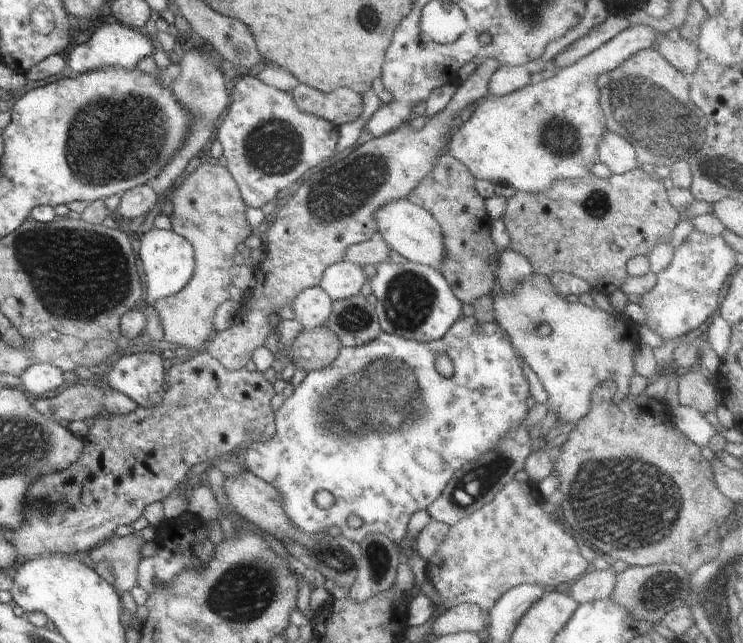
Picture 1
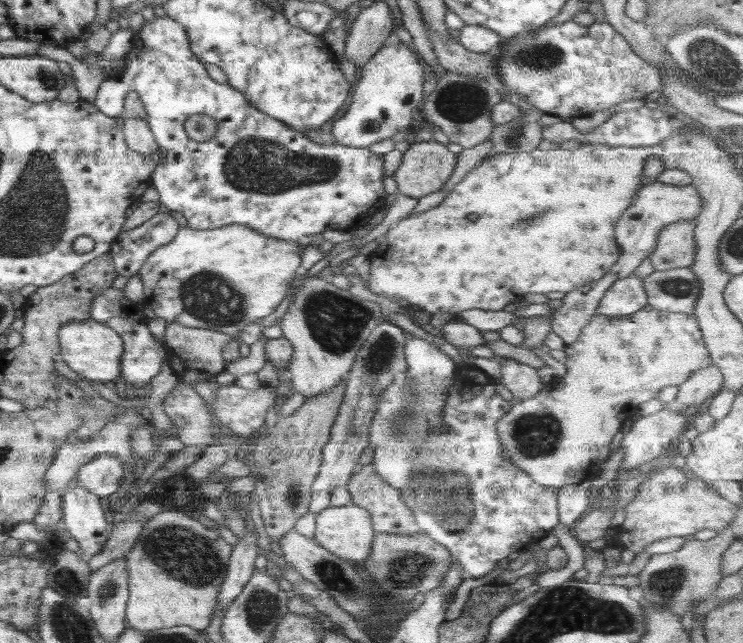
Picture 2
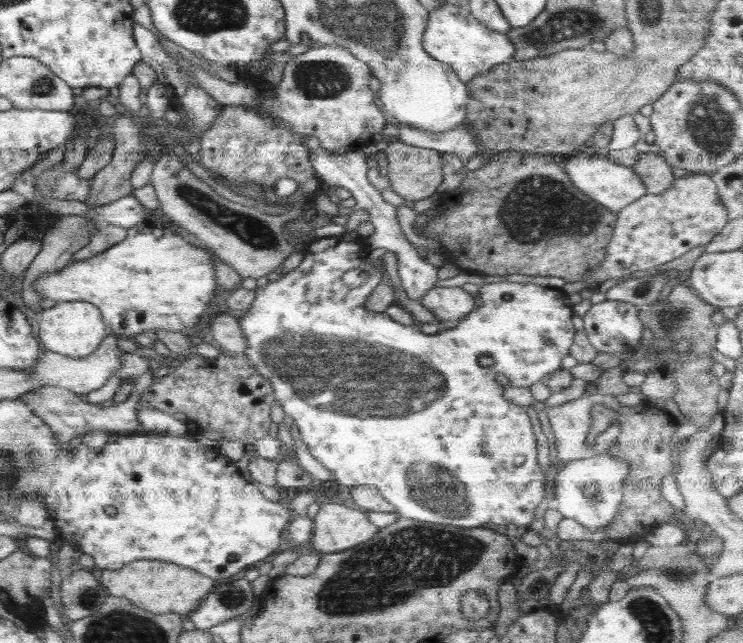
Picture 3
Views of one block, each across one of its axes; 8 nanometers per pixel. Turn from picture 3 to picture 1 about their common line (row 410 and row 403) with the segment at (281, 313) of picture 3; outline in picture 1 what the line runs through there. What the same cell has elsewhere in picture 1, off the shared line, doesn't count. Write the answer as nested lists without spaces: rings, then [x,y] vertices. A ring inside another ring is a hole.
[[[462,315],[451,329],[437,341],[415,341],[398,335],[388,334],[380,331],[379,335],[370,342],[355,347],[340,347],[339,355],[336,360],[326,368],[313,370],[306,373],[302,382],[295,388],[290,398],[285,398],[284,404],[276,412],[276,432],[274,436],[267,441],[254,441],[247,445],[244,454],[241,454],[241,461],[247,467],[248,471],[254,473],[258,478],[264,479],[272,486],[275,486],[281,494],[283,500],[283,509],[286,511],[287,519],[292,521],[303,533],[313,535],[314,533],[325,533],[331,530],[332,524],[342,526],[342,534],[350,540],[356,540],[357,543],[364,538],[369,532],[384,533],[392,542],[399,543],[407,531],[410,517],[418,511],[425,511],[440,494],[443,493],[444,487],[448,484],[450,477],[461,467],[469,462],[475,461],[478,457],[490,452],[496,445],[501,442],[503,437],[509,434],[511,429],[516,429],[525,422],[529,407],[526,400],[530,395],[529,382],[524,375],[524,370],[518,361],[518,355],[515,348],[510,342],[509,336],[502,330],[501,326],[495,321],[489,323],[480,323],[474,315]],[[482,325],[482,332],[476,334],[474,328]],[[440,352],[446,352],[454,364],[454,373],[449,378],[441,376],[434,367],[436,356]],[[364,398],[364,400],[362,400]],[[370,400],[370,402],[368,402]],[[372,400],[380,400],[372,402]],[[372,404],[372,406],[368,406]],[[406,416],[406,420],[404,420]],[[404,420],[404,422],[402,422]],[[384,422],[384,424],[382,424]],[[388,424],[398,424],[400,426],[392,428]],[[358,428],[358,430],[356,430]],[[356,430],[356,432],[354,432]],[[318,490],[328,490],[334,496],[334,504],[328,510],[320,510],[314,504],[314,494]],[[356,514],[358,518],[363,520],[363,525],[358,528],[350,528],[348,526],[348,516]]]

